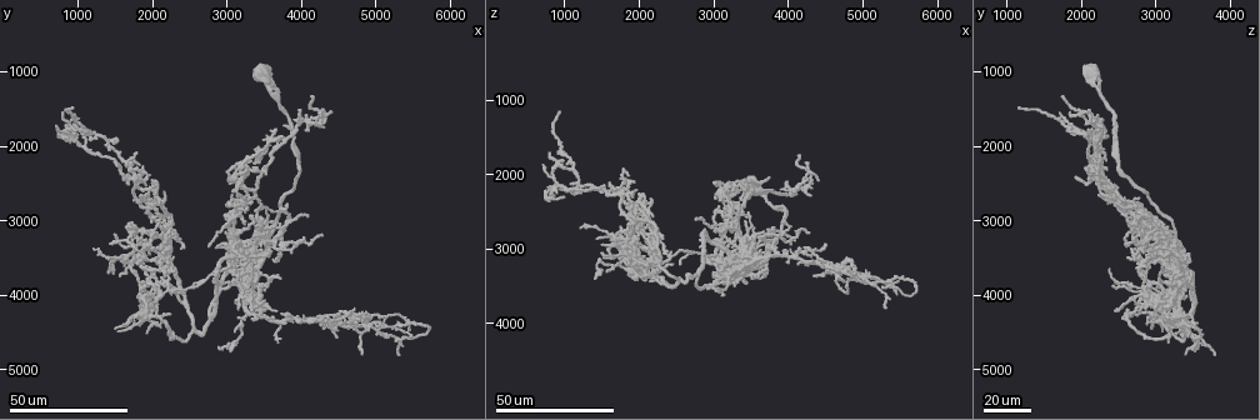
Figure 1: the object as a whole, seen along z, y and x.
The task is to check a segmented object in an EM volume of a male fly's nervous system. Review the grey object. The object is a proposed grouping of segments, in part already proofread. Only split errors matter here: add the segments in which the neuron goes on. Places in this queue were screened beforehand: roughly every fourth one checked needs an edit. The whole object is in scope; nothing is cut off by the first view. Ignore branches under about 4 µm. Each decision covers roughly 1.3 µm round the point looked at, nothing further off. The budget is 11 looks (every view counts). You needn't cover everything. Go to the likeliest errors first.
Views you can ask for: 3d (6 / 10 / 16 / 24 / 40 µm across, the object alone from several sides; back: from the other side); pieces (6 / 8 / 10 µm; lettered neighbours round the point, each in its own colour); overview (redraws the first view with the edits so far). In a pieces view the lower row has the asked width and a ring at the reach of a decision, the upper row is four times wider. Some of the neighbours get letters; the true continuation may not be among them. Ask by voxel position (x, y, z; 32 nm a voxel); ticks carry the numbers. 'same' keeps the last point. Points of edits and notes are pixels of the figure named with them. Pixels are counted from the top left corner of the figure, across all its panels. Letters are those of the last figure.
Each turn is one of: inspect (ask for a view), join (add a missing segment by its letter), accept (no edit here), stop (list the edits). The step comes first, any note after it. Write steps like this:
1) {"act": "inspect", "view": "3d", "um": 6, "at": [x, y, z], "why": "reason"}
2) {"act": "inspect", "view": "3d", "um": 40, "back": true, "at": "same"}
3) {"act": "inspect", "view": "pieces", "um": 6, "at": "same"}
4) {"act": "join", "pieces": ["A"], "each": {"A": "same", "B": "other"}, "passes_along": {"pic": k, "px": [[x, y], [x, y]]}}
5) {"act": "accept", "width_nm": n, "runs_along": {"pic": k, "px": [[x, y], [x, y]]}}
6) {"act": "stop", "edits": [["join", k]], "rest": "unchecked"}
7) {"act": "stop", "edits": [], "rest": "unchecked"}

{"act": "inspect", "view": "3d", "um": 24, "at": [3250, 3550, 2750], "why": "free end"}

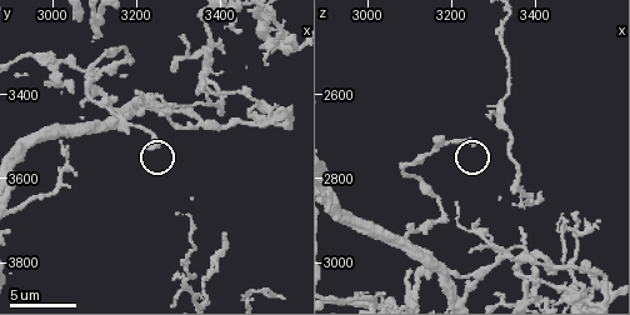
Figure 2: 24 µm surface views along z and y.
{"act": "inspect", "view": "pieces", "um": 6, "at": [3235, 3520, 2710]}

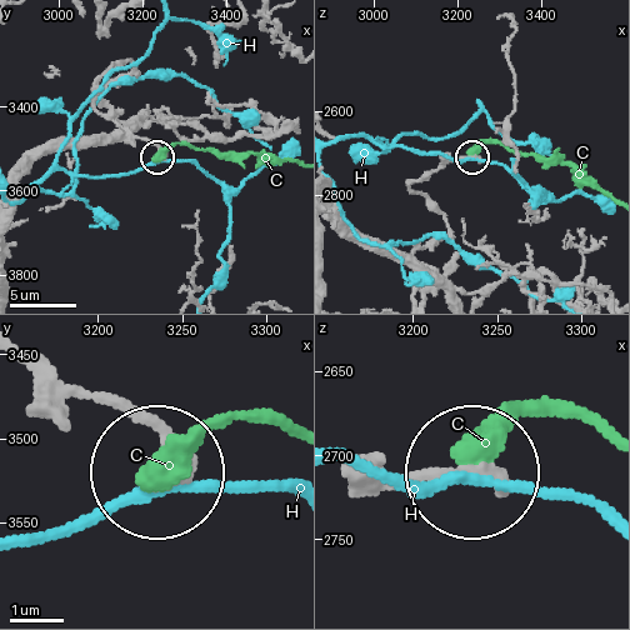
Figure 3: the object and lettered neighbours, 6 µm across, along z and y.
{"act": "accept", "each": {"C": "other", "H": "other"}, "runs_along": {"pic": 3, "px": [[31, 354], [139, 411], [161, 439], [156, 461]]}, "found": "no lettered segment goes on from it"}

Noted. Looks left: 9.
{"act": "inspect", "view": "3d", "um": 24, "at": [1550, 3750, 3300], "why": "long arm stops here"}

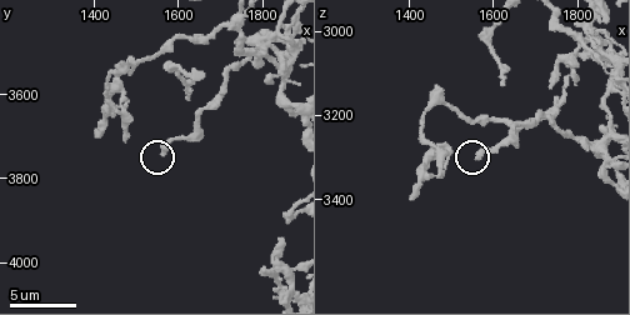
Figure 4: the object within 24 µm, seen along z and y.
{"act": "inspect", "view": "3d", "um": 6, "at": [1570, 3745, 3305]}

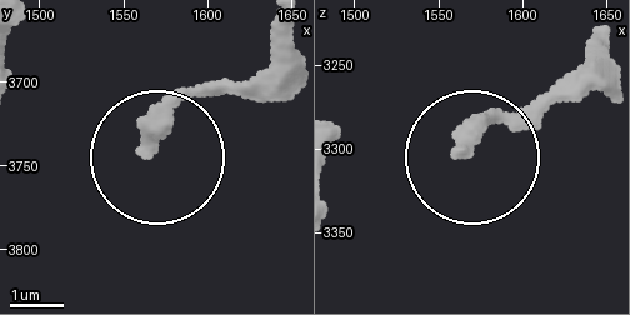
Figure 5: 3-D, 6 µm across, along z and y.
{"act": "inspect", "view": "pieces", "um": 6, "at": [1564, 3742, 3302], "why": "see the neighbours"}

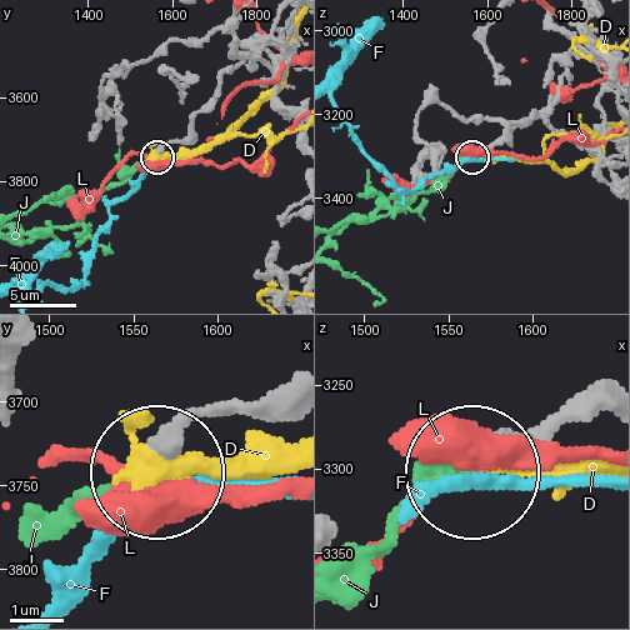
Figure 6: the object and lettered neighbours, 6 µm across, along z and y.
{"act": "join", "pieces": ["J"], "each": {"D": "other", "F": "other", "J": "same", "L": "other"}, "passes_along": {"pic": 6, "px": [[244, 401], [204, 415], [155, 478], [56, 518]]}, "found": "the neuron continues"}

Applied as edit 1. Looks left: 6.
{"act": "inspect", "view": "overview"}

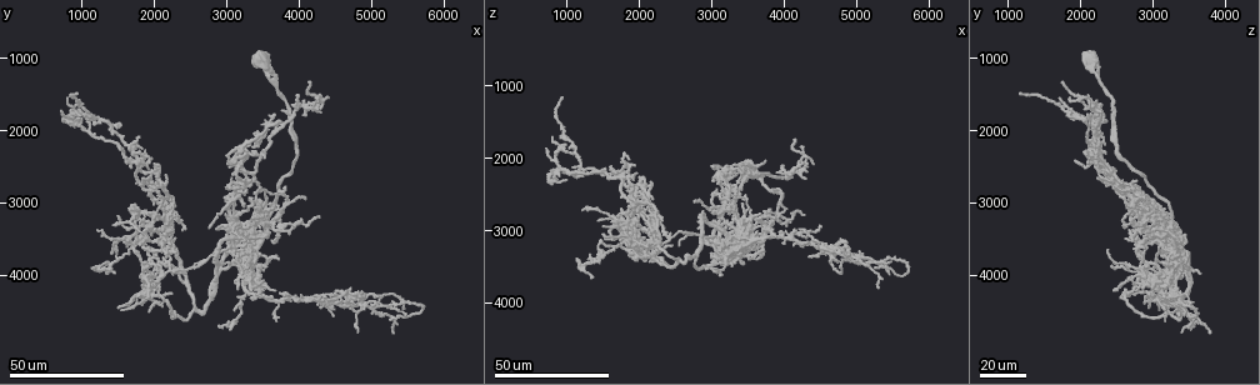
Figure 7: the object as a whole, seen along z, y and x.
{"act": "inspect", "view": "3d", "um": 24, "at": [3700, 3750, 3300], "why": "free end"}

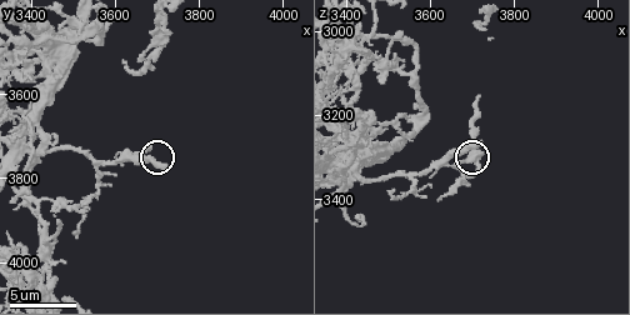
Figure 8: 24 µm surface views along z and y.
{"act": "inspect", "view": "pieces", "um": 8, "at": [3715, 3775, 3270], "why": "what lies round it"}

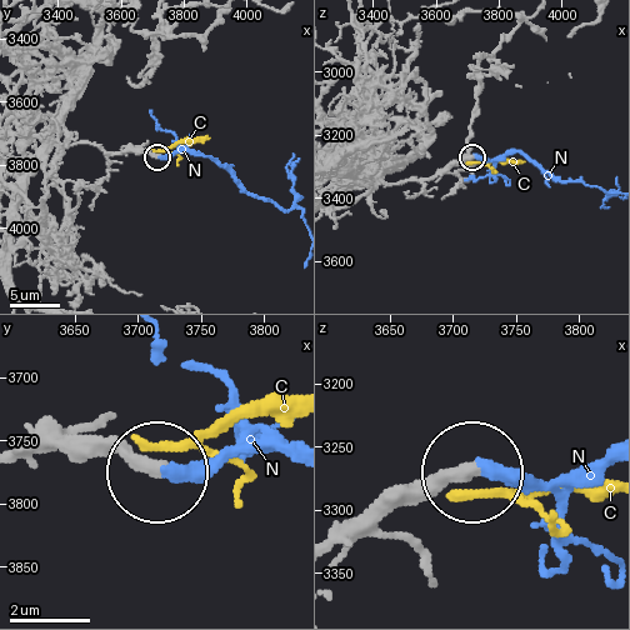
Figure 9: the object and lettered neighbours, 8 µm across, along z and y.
{"act": "join", "pieces": ["N"], "each": {"C": "other", "N": "same"}, "passes_along": {"pic": 9, "px": [[371, 528], [481, 466], [539, 478], [609, 466]]}, "found": "the neuron continues"}

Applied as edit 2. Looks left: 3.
{"act": "inspect", "view": "3d", "um": 24, "at": [1900, 2700, 2250], "why": "branch stops here"}

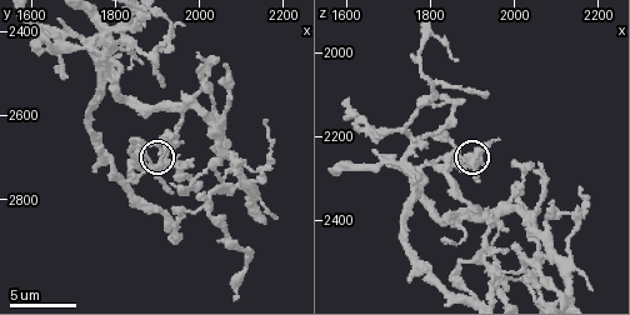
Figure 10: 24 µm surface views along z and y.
{"act": "inspect", "view": "pieces", "um": 6, "at": [1910, 2660, 2230]}

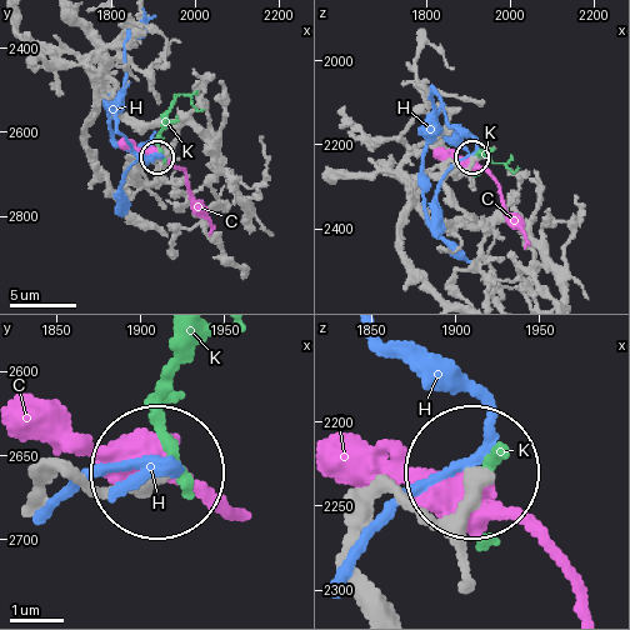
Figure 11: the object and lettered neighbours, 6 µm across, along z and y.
{"act": "accept", "each": {"C": "other", "H": "other", "K": "other"}, "runs_along": {"pic": 11, "px": [[386, 600], [354, 546], [373, 505], [449, 515], [471, 483]]}, "found": "none of them fits"}

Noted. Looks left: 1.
{"act": "stop", "edits": [["join", 6], ["join", 9]], "rest": "unchecked"}

